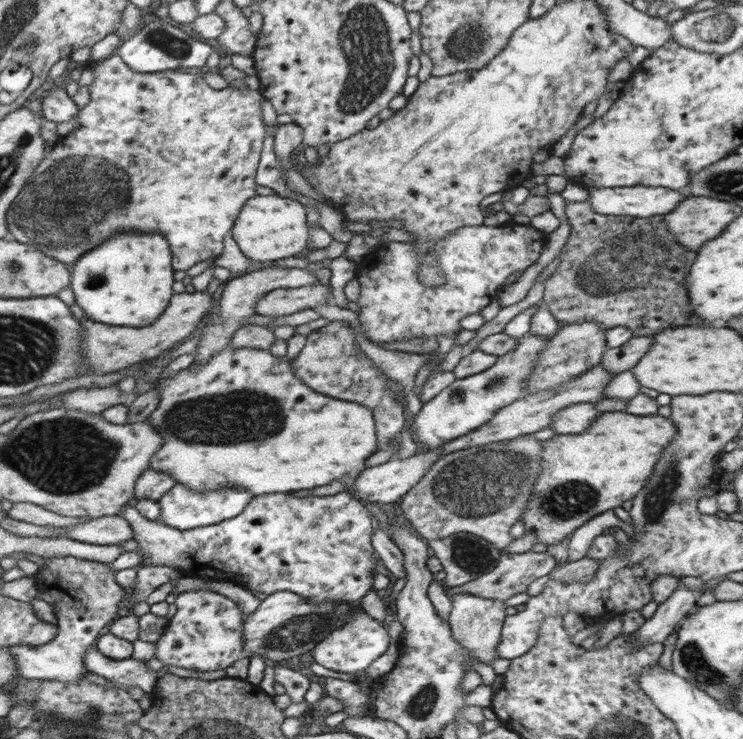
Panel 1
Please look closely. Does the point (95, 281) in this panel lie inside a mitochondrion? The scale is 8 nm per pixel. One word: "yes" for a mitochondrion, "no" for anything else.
yes

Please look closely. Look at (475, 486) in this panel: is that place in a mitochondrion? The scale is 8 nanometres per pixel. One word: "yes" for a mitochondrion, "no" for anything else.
yes

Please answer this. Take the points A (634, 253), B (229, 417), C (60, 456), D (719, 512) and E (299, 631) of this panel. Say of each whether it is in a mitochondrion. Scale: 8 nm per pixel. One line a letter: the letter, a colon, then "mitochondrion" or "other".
A: mitochondrion
B: mitochondrion
C: mitochondrion
D: other
E: mitochondrion

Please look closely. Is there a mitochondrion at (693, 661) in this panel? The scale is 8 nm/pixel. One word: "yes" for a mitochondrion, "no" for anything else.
yes

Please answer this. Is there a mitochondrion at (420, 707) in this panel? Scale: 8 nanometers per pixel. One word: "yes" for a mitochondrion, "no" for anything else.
yes

